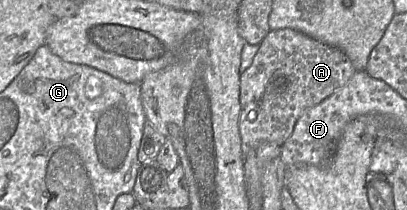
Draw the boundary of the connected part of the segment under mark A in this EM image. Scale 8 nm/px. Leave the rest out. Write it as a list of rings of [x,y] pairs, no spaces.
[[[290,28],[270,30],[259,44],[252,64],[240,73],[238,126],[243,163],[250,150],[264,143],[282,146],[301,114],[344,86],[355,72],[339,48]]]

